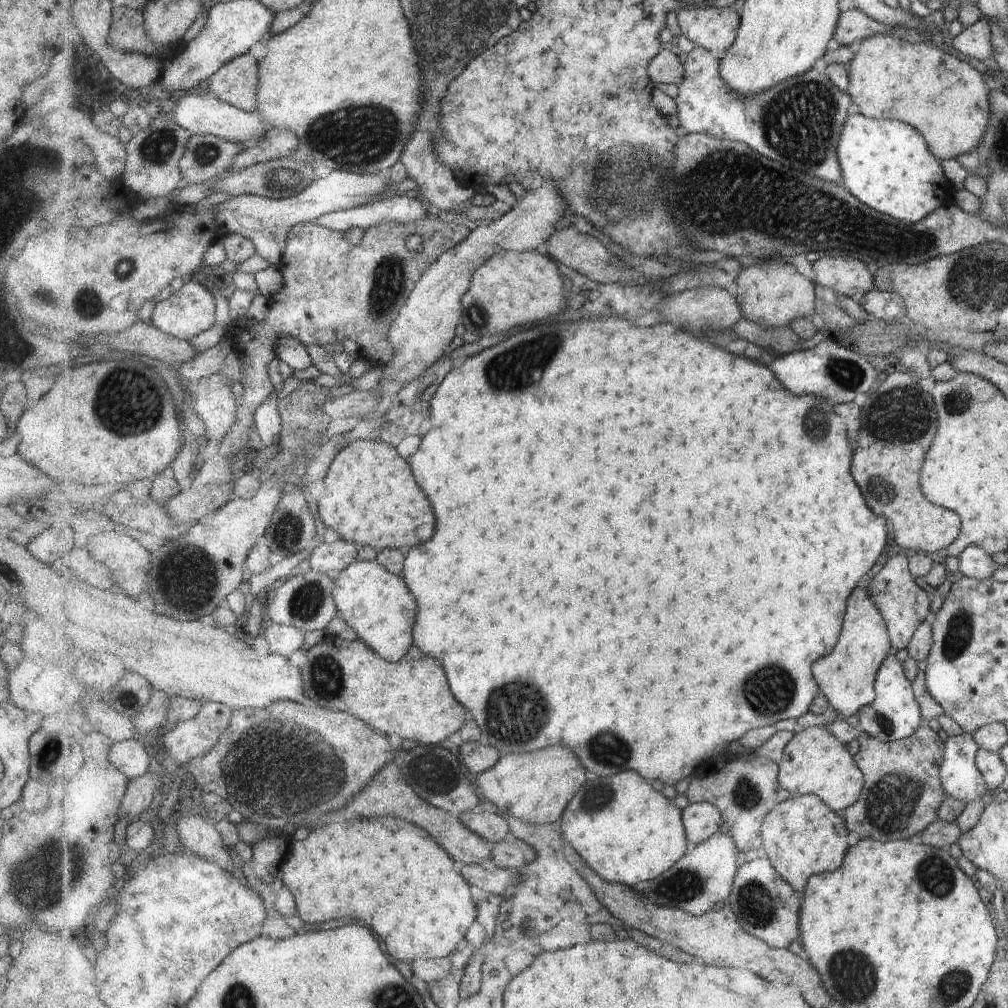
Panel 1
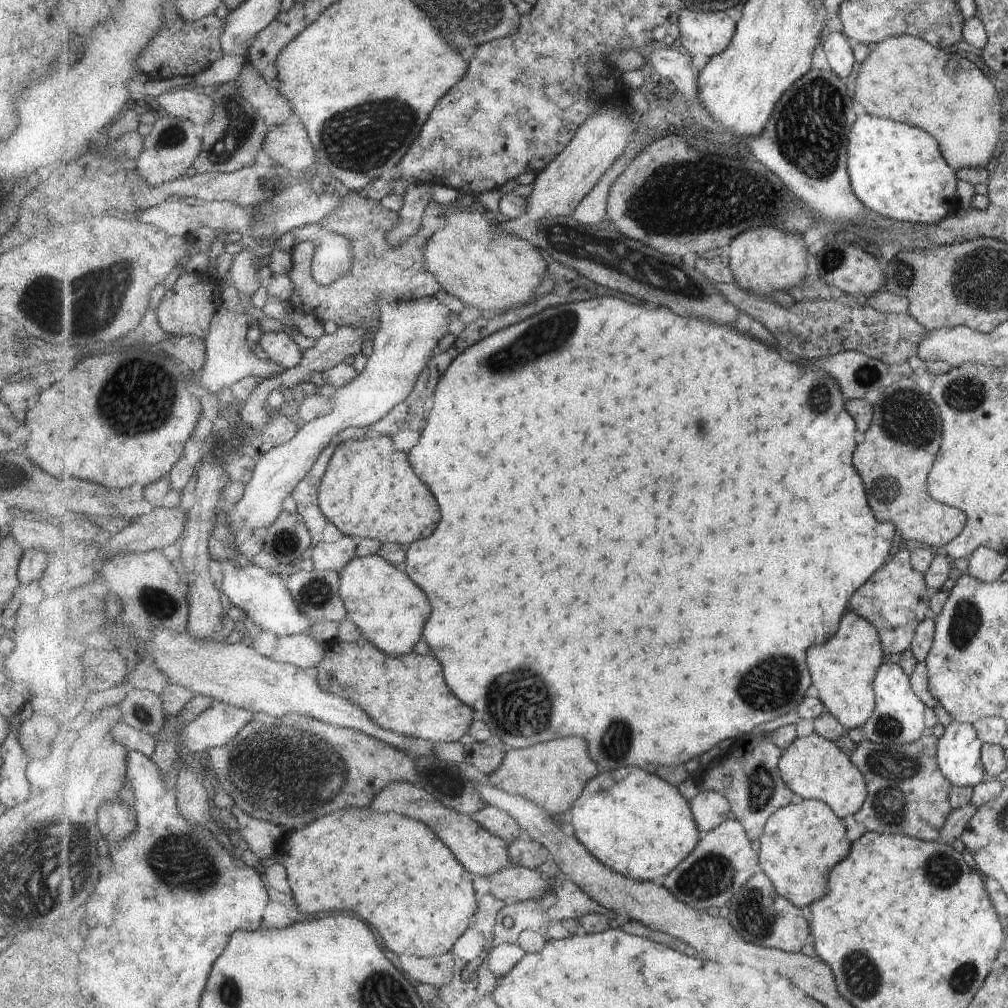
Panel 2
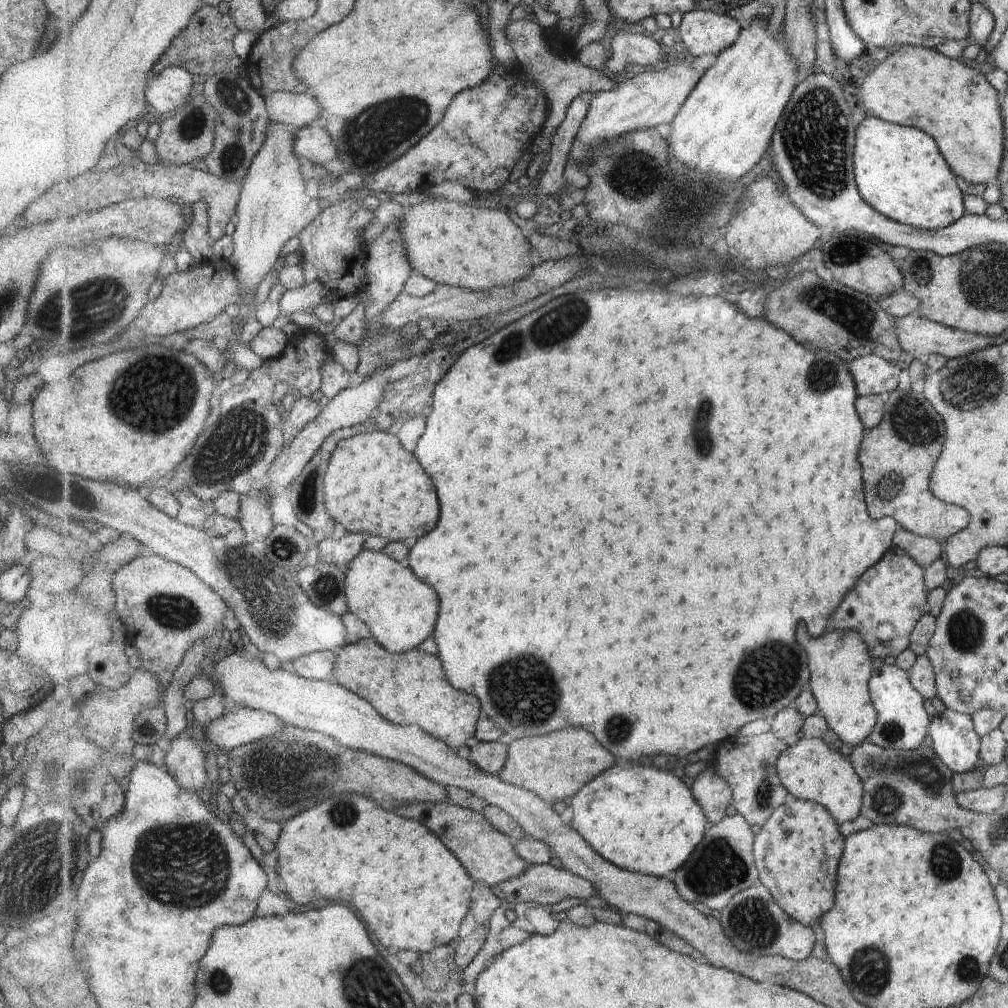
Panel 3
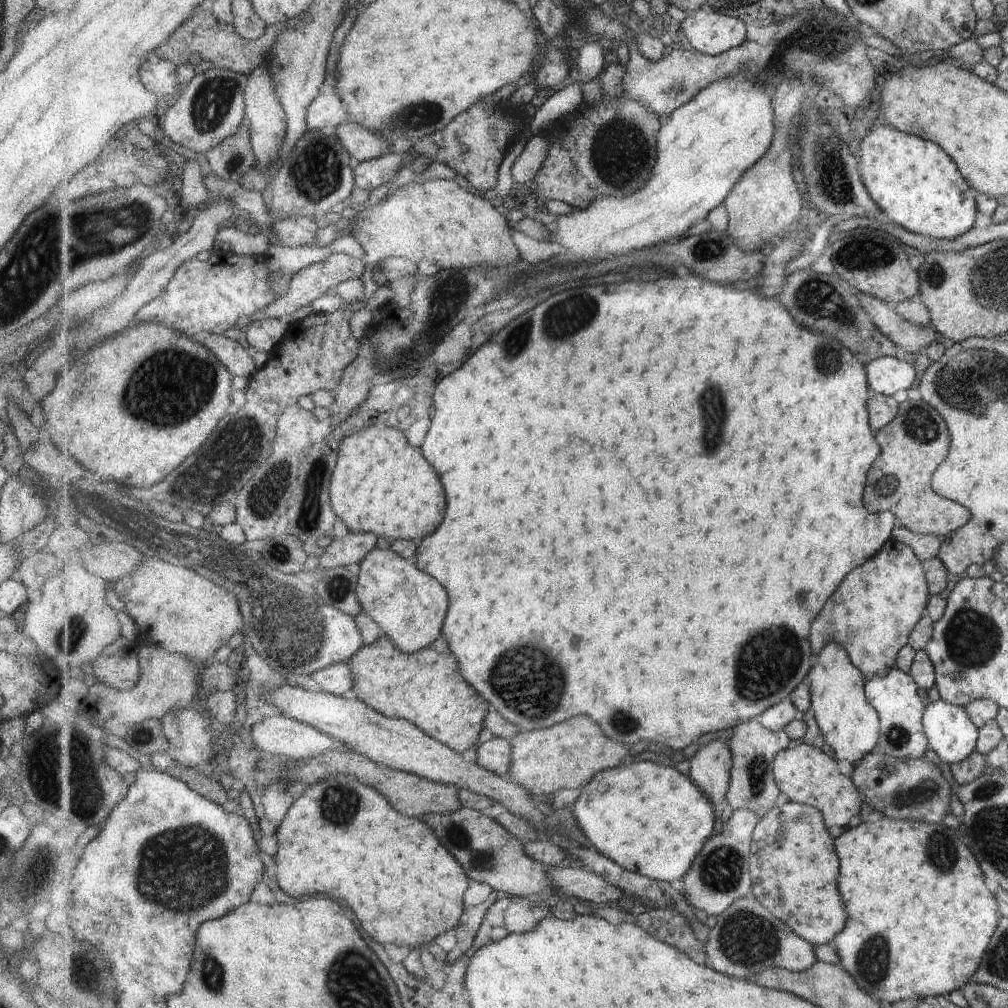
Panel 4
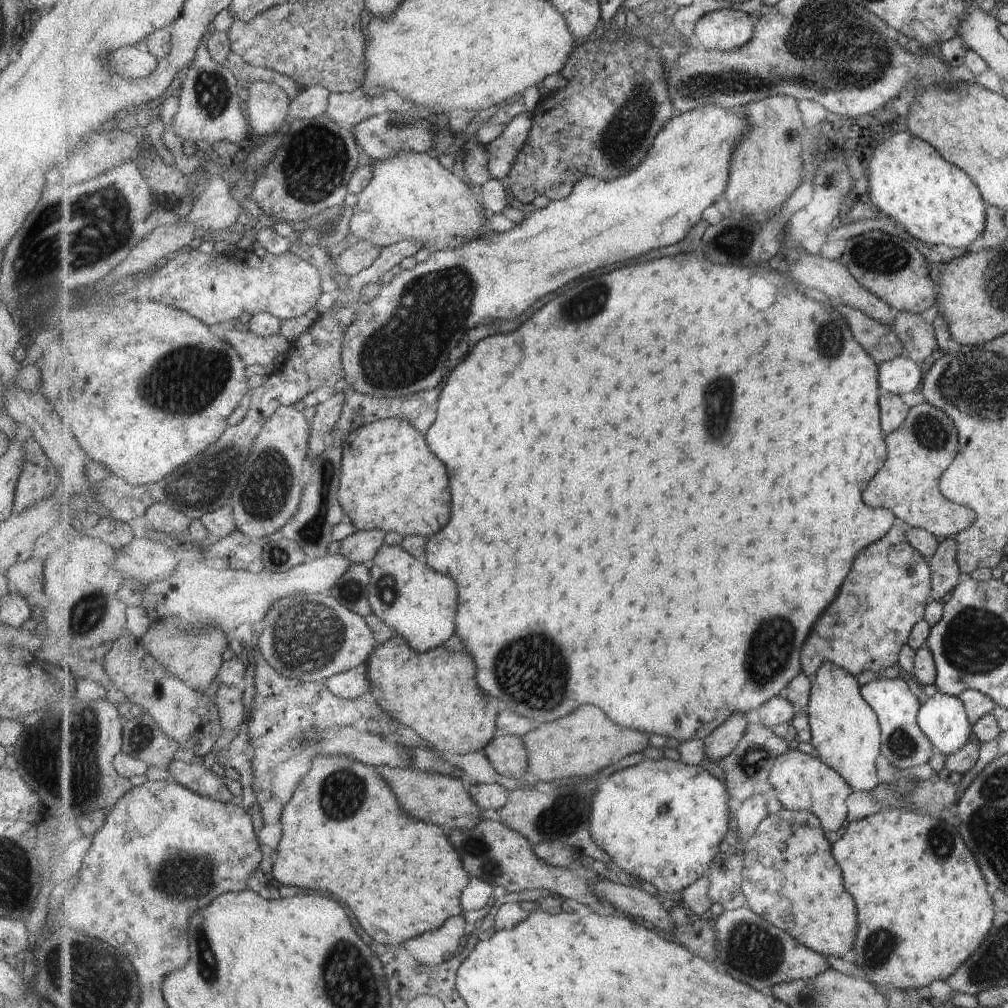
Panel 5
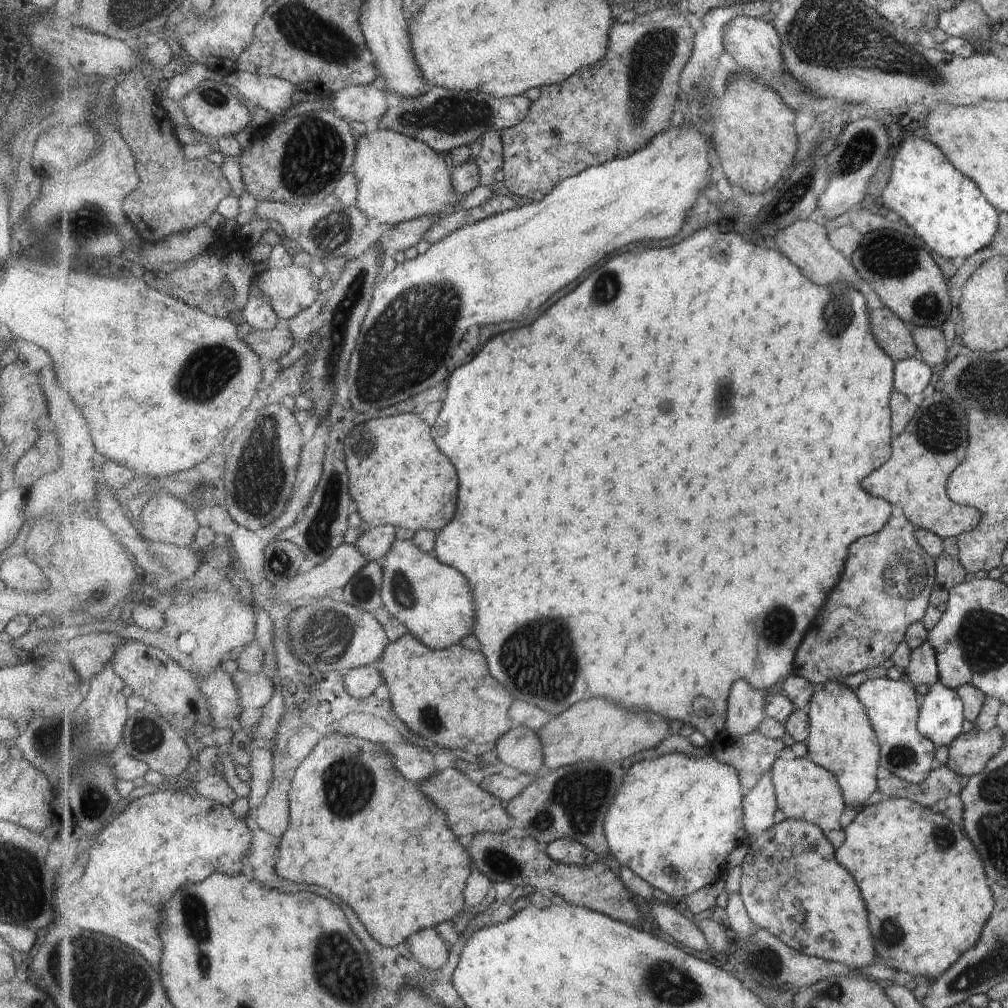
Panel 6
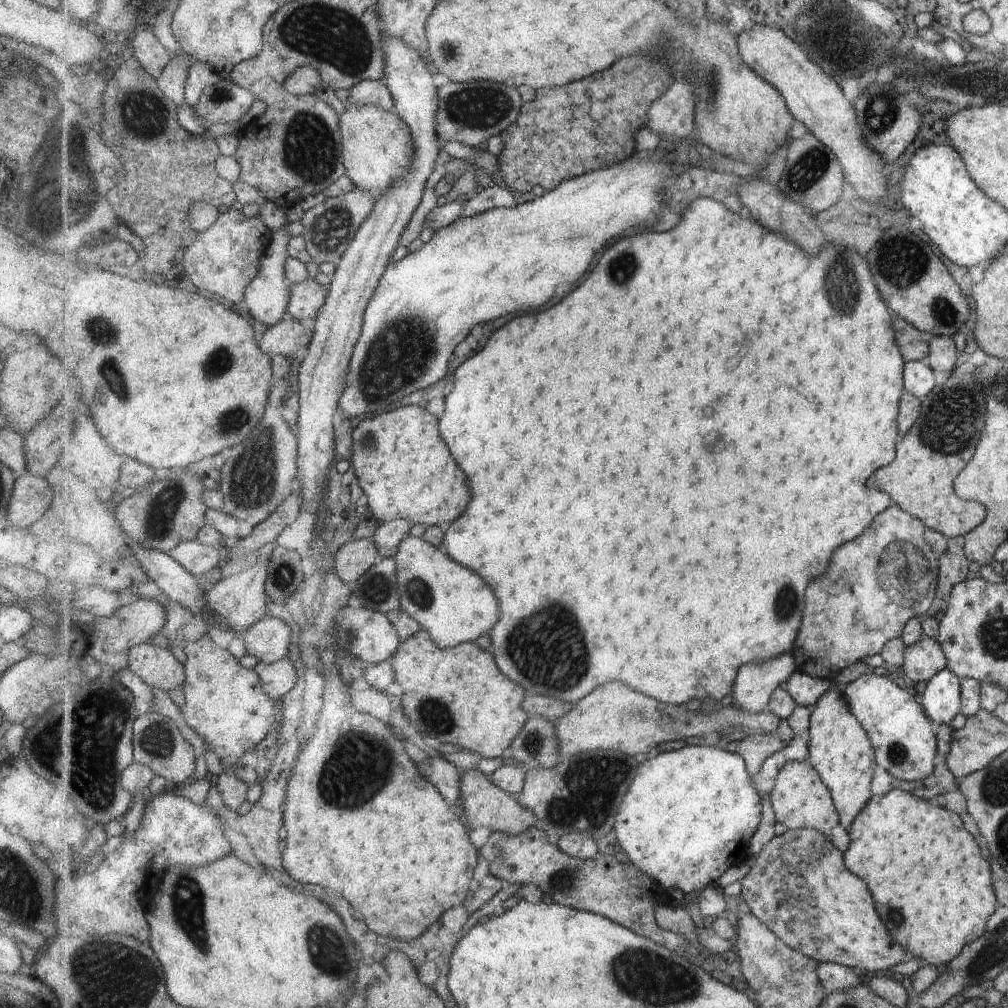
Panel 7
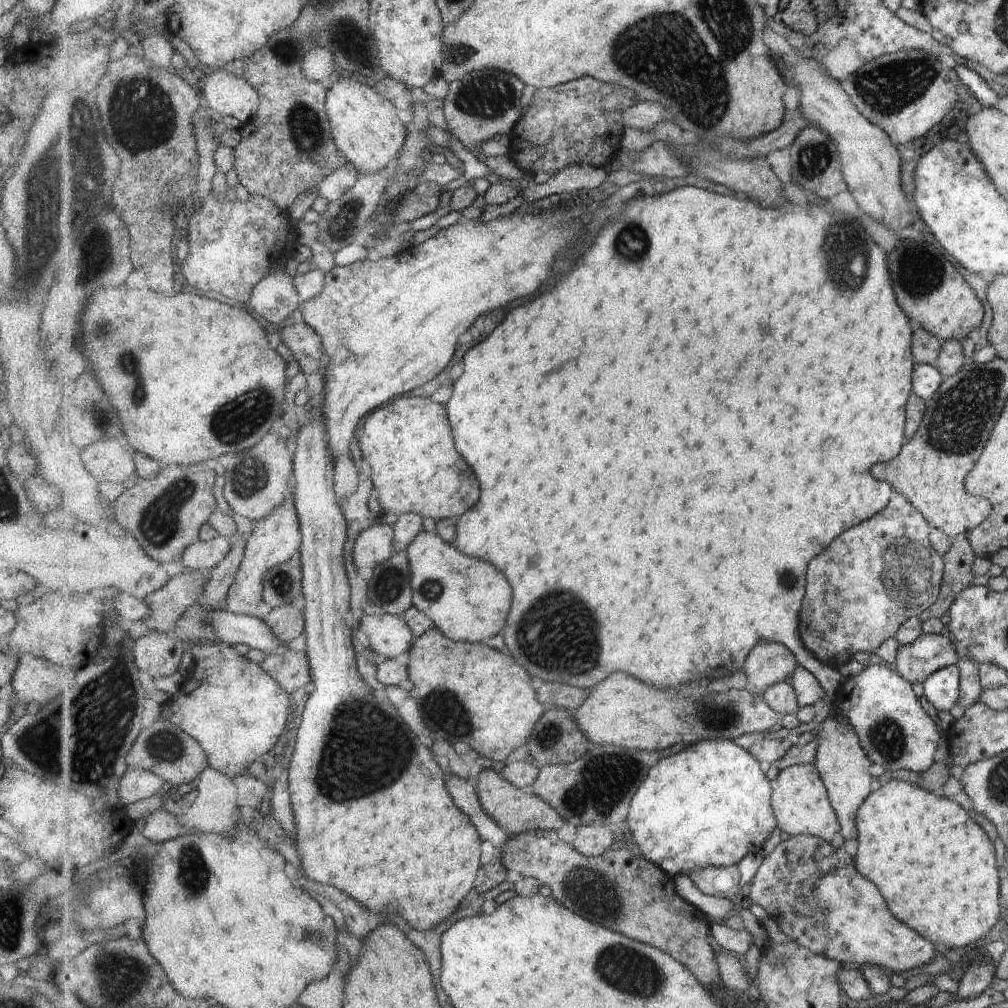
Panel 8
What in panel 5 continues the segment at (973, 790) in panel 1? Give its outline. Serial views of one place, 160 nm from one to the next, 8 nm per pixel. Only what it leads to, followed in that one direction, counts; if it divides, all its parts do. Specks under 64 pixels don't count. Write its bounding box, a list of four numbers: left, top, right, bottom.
[916,691,971,756]

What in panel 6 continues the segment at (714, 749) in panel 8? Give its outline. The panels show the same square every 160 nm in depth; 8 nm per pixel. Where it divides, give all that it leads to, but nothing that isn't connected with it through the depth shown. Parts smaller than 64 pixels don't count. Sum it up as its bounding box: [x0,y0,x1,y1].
[605,753,751,902]

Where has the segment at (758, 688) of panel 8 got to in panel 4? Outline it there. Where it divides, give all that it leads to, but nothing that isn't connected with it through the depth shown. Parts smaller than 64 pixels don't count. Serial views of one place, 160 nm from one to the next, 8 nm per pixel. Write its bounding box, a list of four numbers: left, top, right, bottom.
[689,740,733,835]

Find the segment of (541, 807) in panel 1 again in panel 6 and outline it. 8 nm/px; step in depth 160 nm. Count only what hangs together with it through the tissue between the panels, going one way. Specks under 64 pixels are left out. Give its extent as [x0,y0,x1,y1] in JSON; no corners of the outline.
[537,698,671,770]

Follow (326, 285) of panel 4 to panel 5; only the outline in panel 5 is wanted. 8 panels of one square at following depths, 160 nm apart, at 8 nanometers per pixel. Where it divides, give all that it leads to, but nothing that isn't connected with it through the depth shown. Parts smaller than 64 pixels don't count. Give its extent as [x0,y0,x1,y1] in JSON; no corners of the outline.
[337,240,383,276]

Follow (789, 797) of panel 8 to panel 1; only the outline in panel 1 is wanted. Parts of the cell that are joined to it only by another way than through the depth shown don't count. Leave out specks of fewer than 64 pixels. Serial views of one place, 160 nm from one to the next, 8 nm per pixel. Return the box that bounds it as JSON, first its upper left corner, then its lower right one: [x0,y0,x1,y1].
[779,726,863,812]

